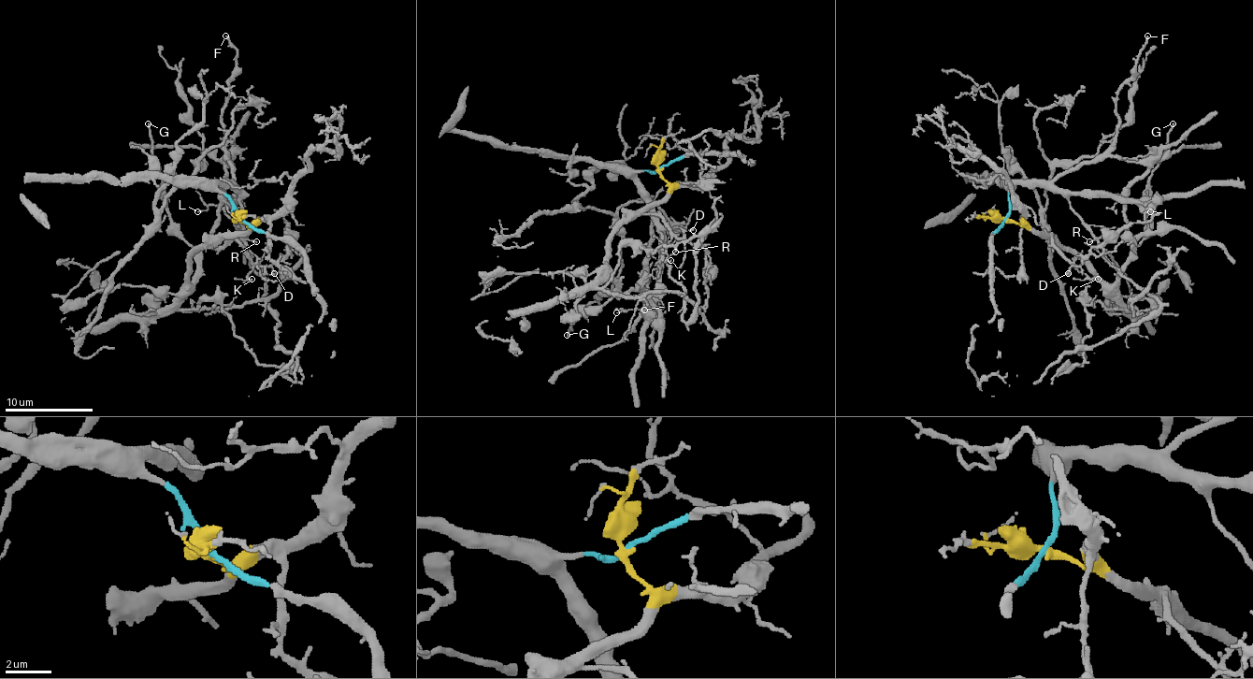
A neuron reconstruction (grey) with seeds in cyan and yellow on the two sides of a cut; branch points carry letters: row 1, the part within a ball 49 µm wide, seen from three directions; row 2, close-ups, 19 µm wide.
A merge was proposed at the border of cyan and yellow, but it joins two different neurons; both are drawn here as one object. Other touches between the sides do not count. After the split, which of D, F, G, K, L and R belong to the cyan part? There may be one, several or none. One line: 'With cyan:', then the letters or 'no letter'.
With cyan: F, L, R

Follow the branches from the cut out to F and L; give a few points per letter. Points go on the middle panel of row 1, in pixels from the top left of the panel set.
F: (660, 167), (640, 169), (636, 176), (652, 221), (652, 255), (640, 280), (647, 280), (655, 300), (645, 309)
L: (660, 167), (654, 172), (640, 169), (636, 176), (647, 211), (660, 236), (658, 294), (642, 309), (616, 313)

